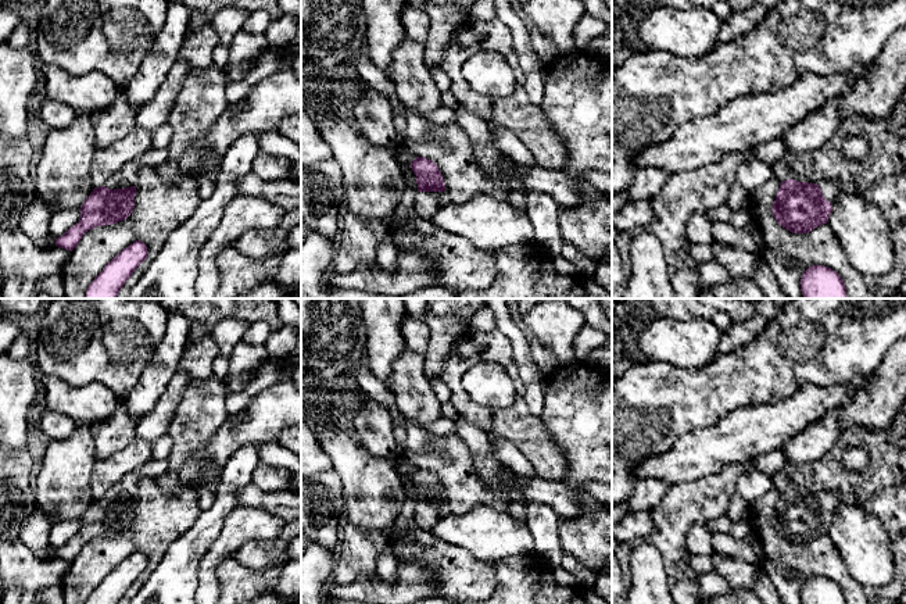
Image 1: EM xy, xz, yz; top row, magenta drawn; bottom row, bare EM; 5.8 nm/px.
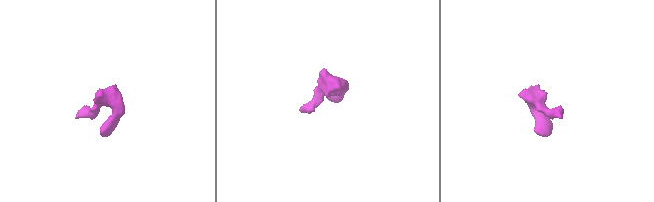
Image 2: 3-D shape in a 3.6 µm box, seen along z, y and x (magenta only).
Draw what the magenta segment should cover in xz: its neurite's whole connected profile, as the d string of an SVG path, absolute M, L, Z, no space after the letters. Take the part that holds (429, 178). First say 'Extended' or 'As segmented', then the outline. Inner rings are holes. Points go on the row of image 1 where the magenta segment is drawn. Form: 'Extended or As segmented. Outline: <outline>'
Extended. Outline: M416 157L411 168L416 175L419 192L415 197L415 210L418 215L429 219L450 203L443 175L431 160L423 157Z

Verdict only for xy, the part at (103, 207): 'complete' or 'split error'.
split error

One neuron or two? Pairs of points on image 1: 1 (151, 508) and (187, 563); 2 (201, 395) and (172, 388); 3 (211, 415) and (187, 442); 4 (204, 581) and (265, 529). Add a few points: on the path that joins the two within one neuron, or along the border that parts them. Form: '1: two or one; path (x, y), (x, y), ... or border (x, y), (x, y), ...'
1: two; border (197, 518), (154, 567)
2: two; border (192, 379), (171, 420)
3: one; path (204, 422), (192, 435)
4: one; path (208, 563), (242, 529), (247, 529)

